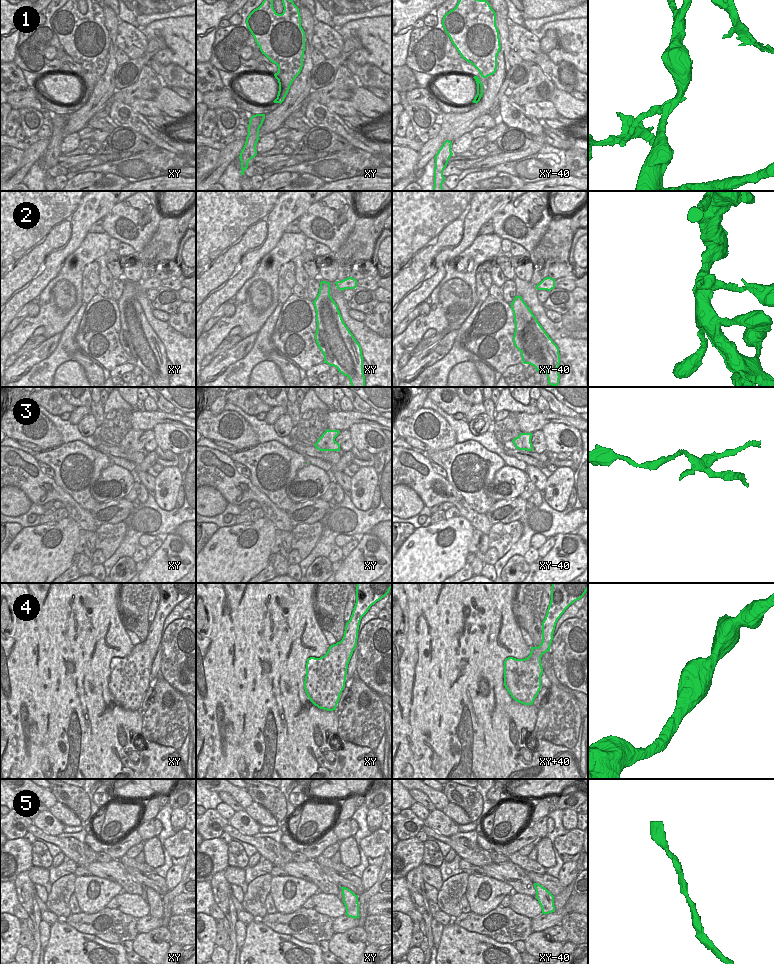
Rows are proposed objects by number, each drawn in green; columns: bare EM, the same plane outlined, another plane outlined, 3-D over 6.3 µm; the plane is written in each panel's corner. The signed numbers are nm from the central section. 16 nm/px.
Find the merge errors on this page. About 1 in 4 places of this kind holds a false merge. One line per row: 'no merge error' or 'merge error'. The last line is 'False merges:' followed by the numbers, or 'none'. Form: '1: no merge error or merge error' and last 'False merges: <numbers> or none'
1: merge error
2: no merge error
3: merge error
4: no merge error
5: no merge error
False merges: 1, 3

